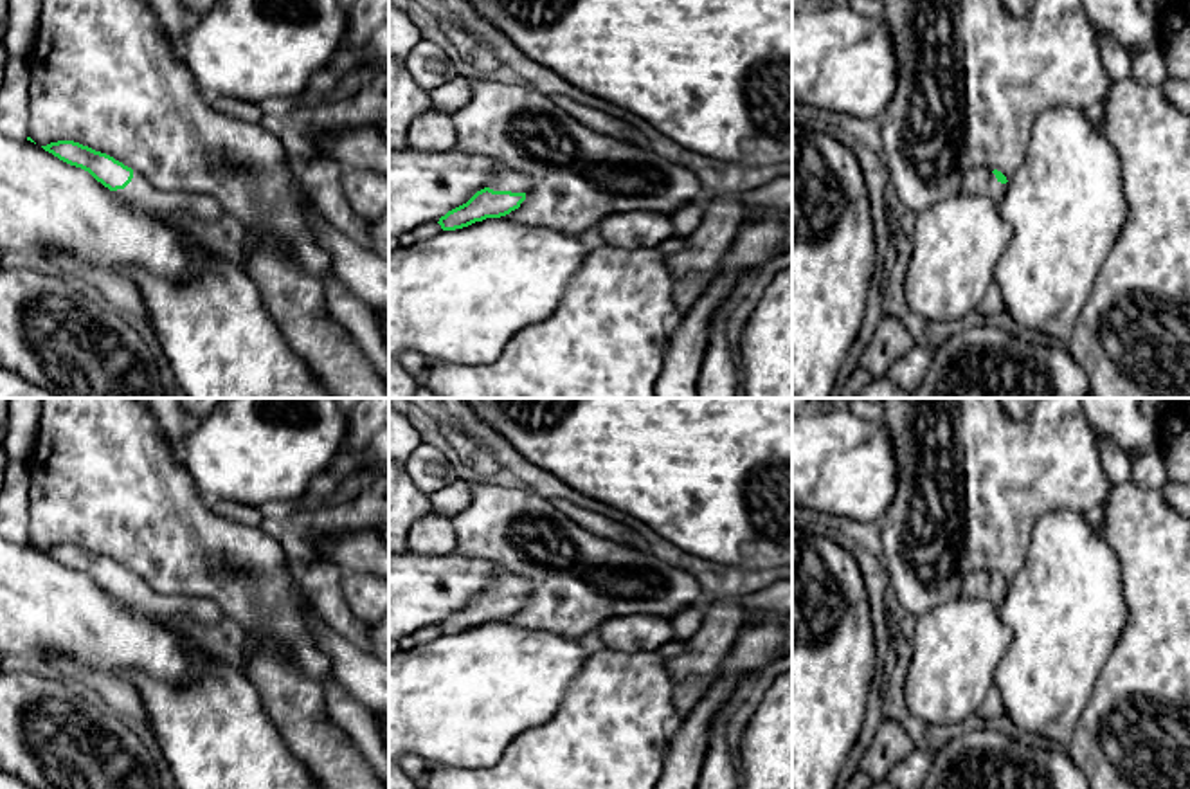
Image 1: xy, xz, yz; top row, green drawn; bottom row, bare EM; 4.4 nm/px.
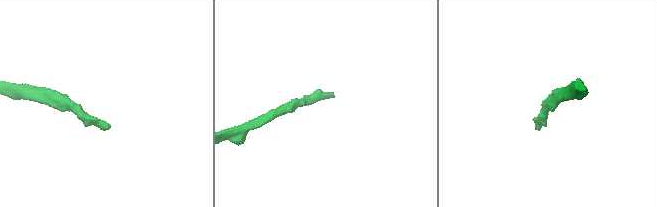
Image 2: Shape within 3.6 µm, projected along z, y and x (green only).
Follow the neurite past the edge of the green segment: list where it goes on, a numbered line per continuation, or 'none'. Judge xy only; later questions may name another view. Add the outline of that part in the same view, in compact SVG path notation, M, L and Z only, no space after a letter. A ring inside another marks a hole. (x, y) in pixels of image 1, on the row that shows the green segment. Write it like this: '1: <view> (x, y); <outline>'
1: xy (175, 206); M133 173L131 182L124 189L113 193L140 211L149 211L176 223L184 223L189 218L214 222L223 213L207 195L160 191L137 173Z

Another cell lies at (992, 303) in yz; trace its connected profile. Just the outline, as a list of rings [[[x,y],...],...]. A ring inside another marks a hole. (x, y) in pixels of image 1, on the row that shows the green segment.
[[[994,281],[983,297],[983,301],[976,306],[972,319],[988,321],[1005,310],[1003,295],[999,285]]]

